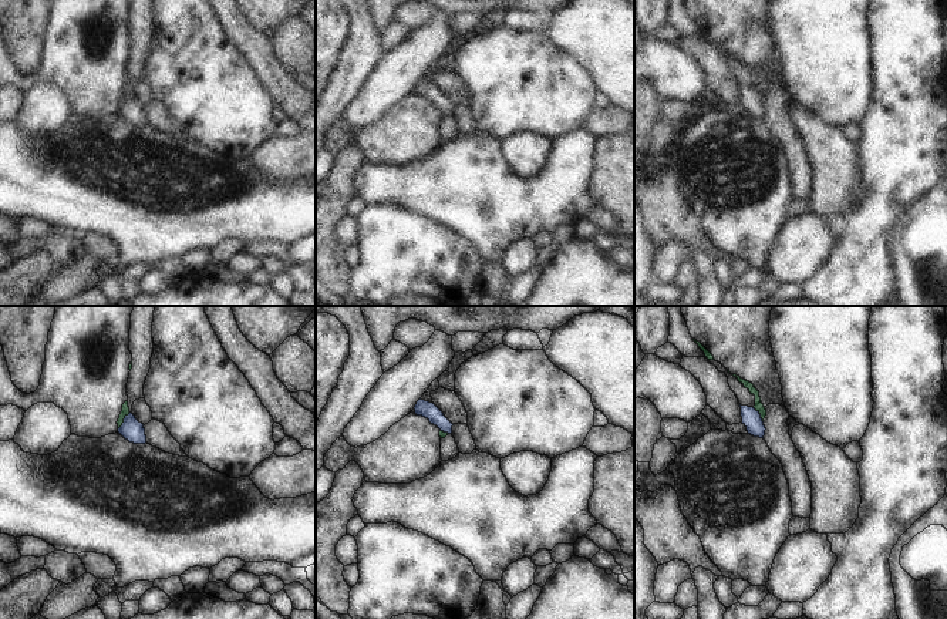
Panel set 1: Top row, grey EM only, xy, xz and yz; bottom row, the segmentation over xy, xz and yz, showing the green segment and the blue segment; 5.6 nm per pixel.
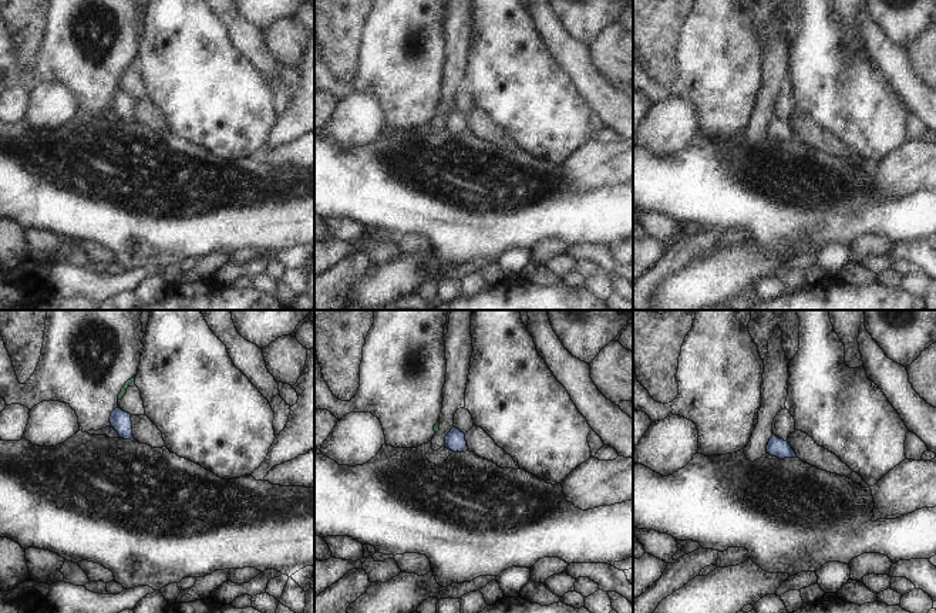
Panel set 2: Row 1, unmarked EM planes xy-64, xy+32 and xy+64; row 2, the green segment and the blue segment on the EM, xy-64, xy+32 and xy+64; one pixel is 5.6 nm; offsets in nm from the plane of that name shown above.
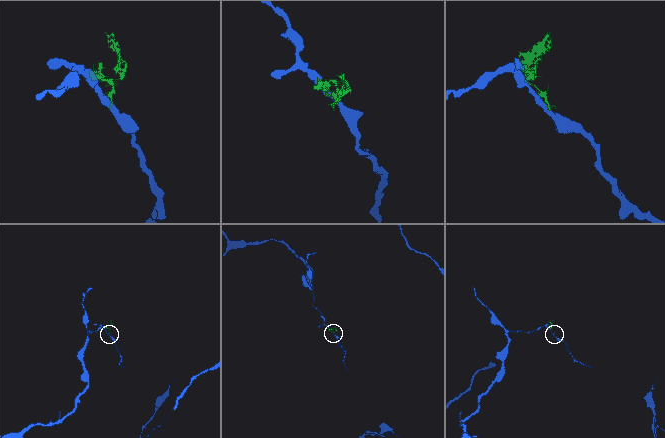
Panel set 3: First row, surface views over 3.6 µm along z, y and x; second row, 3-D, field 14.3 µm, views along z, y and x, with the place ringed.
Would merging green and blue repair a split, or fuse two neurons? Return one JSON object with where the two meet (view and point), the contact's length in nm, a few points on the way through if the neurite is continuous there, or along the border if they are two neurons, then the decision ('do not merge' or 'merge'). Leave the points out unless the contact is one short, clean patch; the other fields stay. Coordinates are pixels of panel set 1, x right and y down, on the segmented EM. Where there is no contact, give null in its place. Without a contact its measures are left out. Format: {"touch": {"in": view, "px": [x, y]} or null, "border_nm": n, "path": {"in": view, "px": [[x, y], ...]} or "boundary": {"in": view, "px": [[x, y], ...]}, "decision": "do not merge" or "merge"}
{"touch": {"in": "xy", "px": [122, 421]}, "border_nm": 120, "boundary": {"in": "xy", "px": [[130, 413], [118, 429]]}, "decision": "do not merge"}

